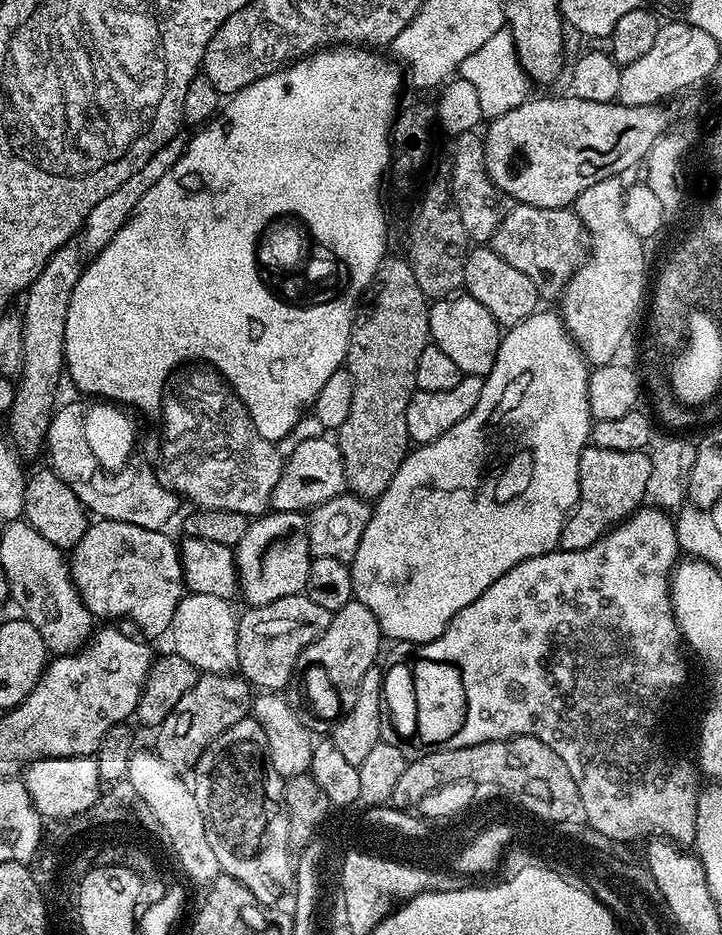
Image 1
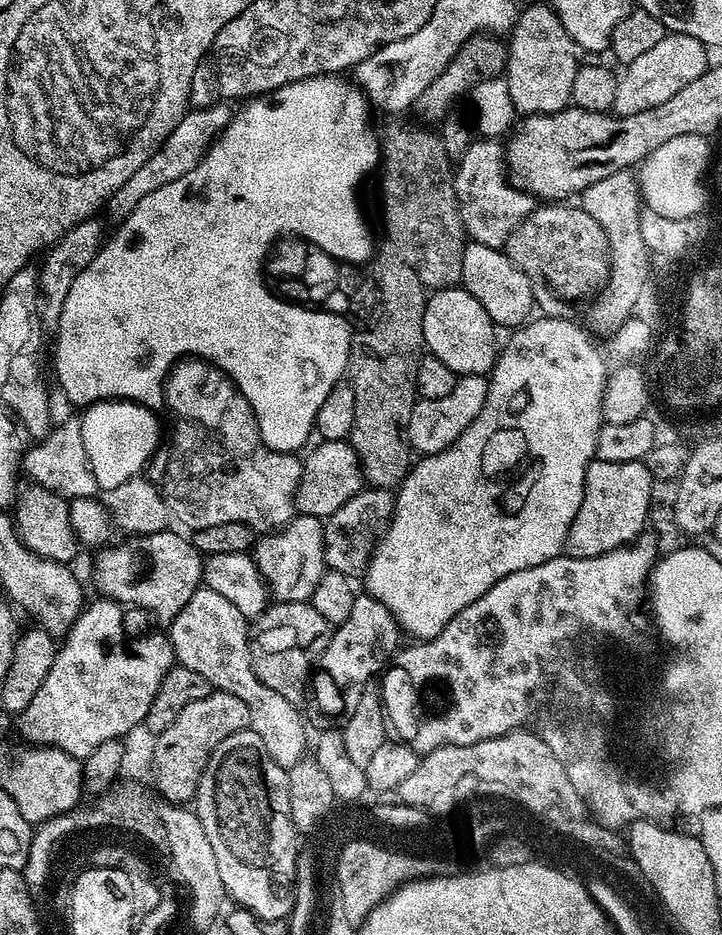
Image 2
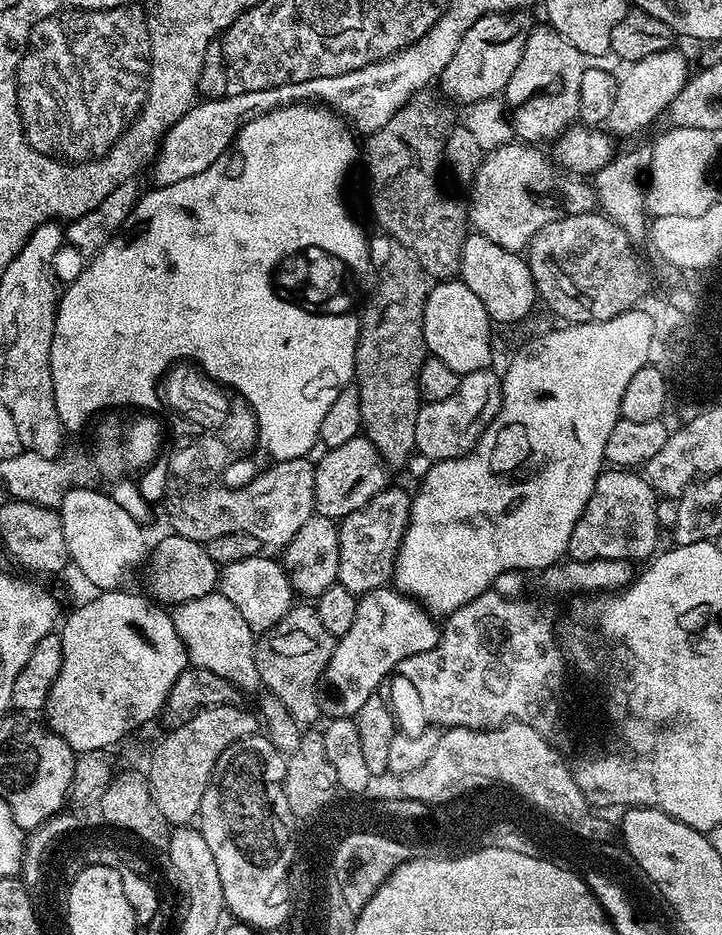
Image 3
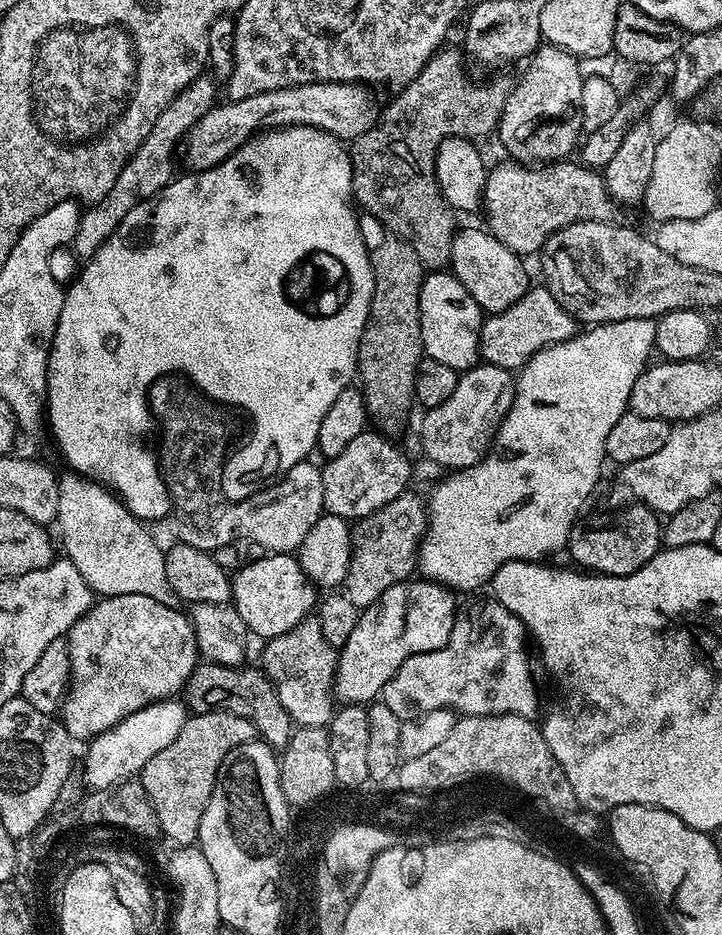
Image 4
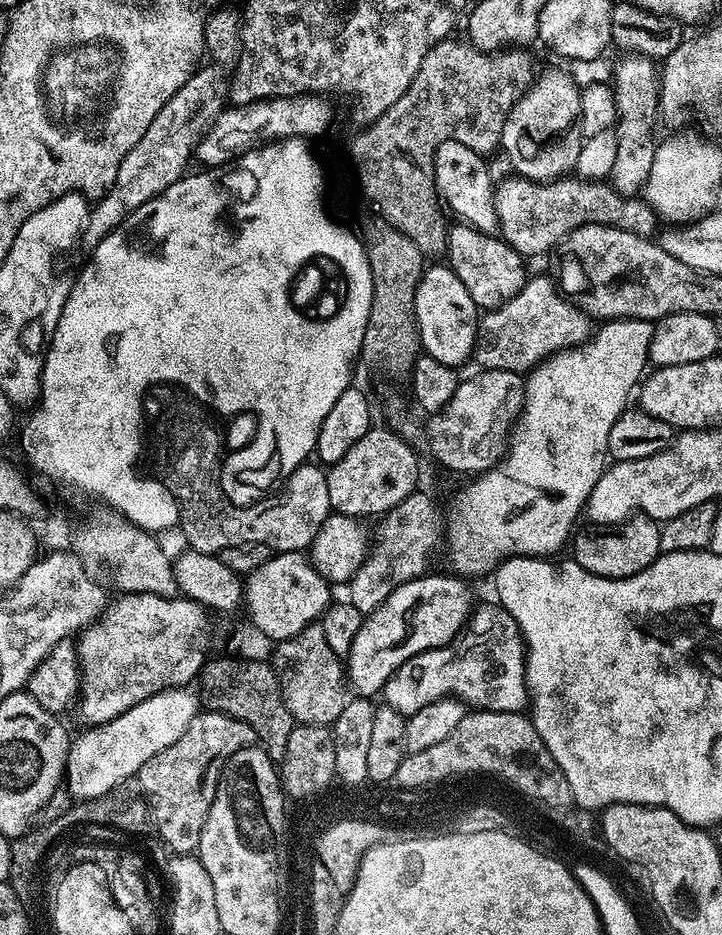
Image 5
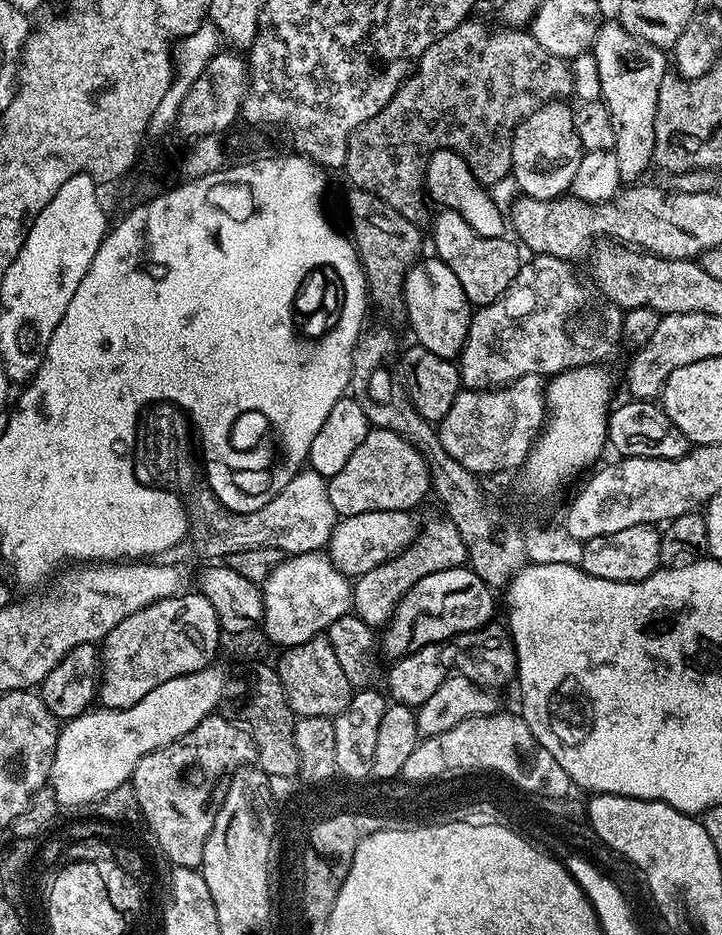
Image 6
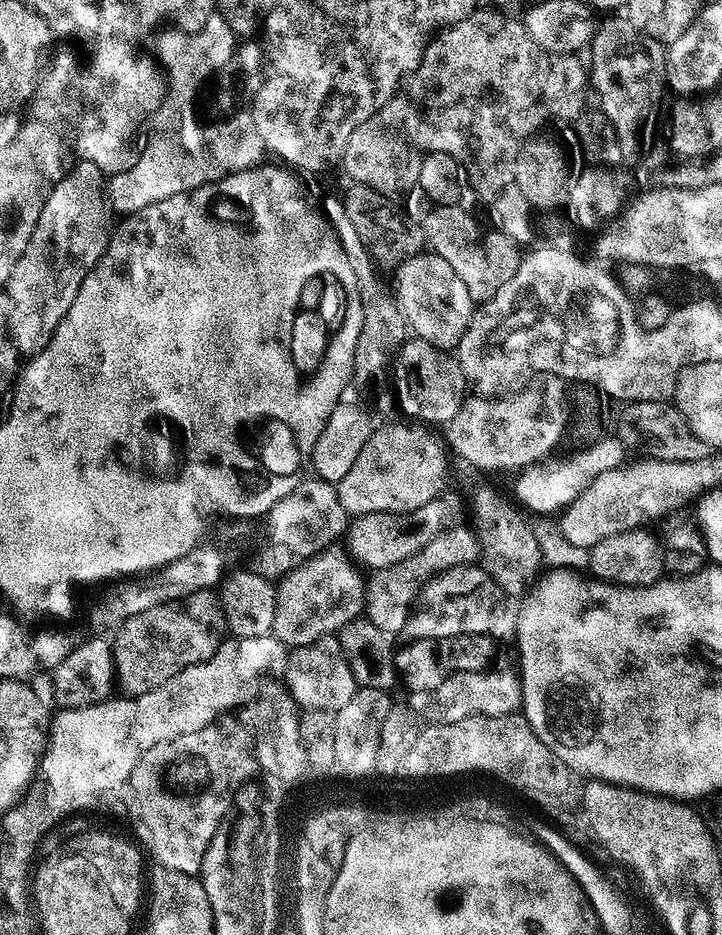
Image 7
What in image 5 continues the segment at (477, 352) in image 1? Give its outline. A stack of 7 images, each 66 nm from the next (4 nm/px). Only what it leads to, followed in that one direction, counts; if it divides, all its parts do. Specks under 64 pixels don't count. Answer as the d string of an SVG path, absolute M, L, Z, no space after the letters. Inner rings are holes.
M436 262L433 266L425 267L420 281L416 287L416 297L414 298L414 310L416 311L416 325L420 331L420 347L425 353L443 364L460 366L460 363L471 357L472 348L476 344L476 326L478 323L478 309L474 298L470 298L470 293L466 291L466 286L458 282L458 274L454 274L452 269L443 263Z

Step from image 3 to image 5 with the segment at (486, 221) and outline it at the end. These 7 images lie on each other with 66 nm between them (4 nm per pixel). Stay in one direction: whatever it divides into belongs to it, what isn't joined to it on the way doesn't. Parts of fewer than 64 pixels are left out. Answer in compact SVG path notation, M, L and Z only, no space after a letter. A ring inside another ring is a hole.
M523 178L499 181L495 189L499 235L525 258L540 256L552 247L563 245L574 230L587 224L614 226L630 234L651 237L658 215L648 202L636 194L617 192L608 182L579 178L561 178L553 182L537 182Z

